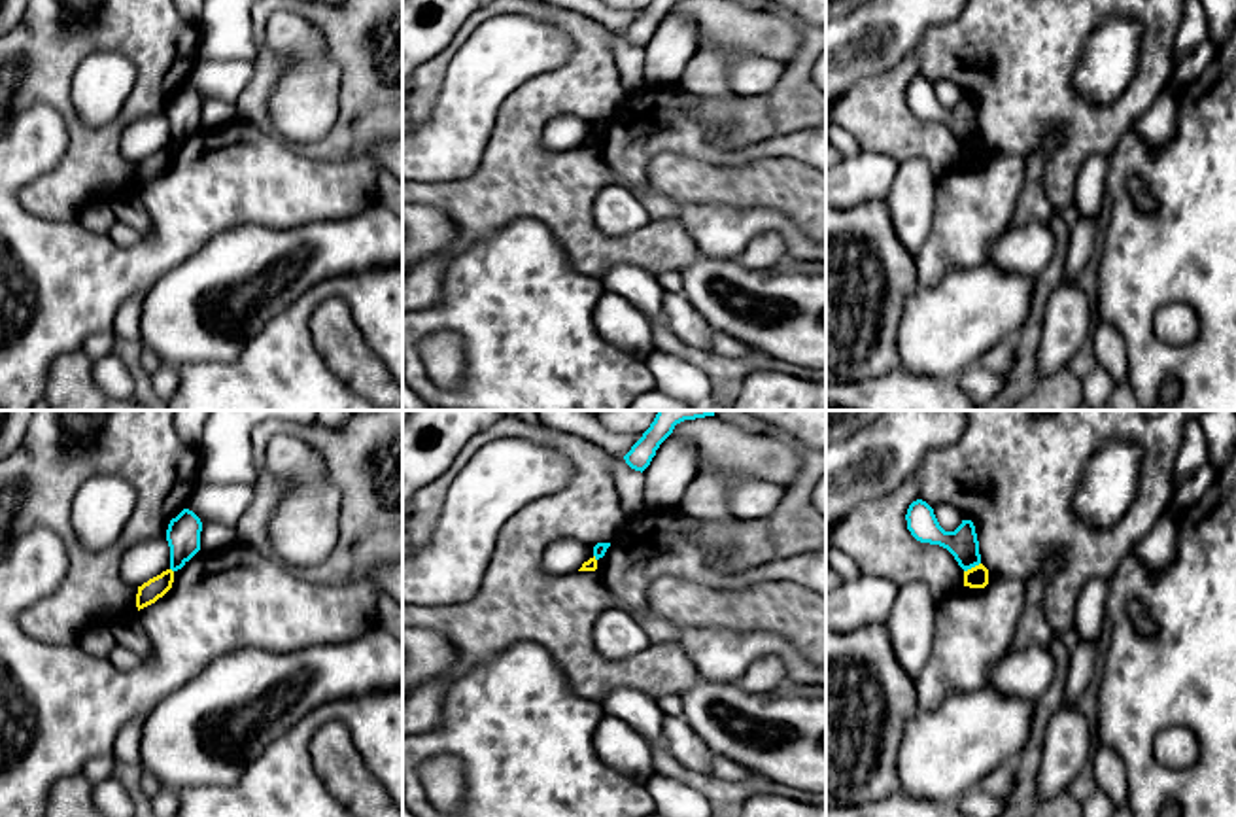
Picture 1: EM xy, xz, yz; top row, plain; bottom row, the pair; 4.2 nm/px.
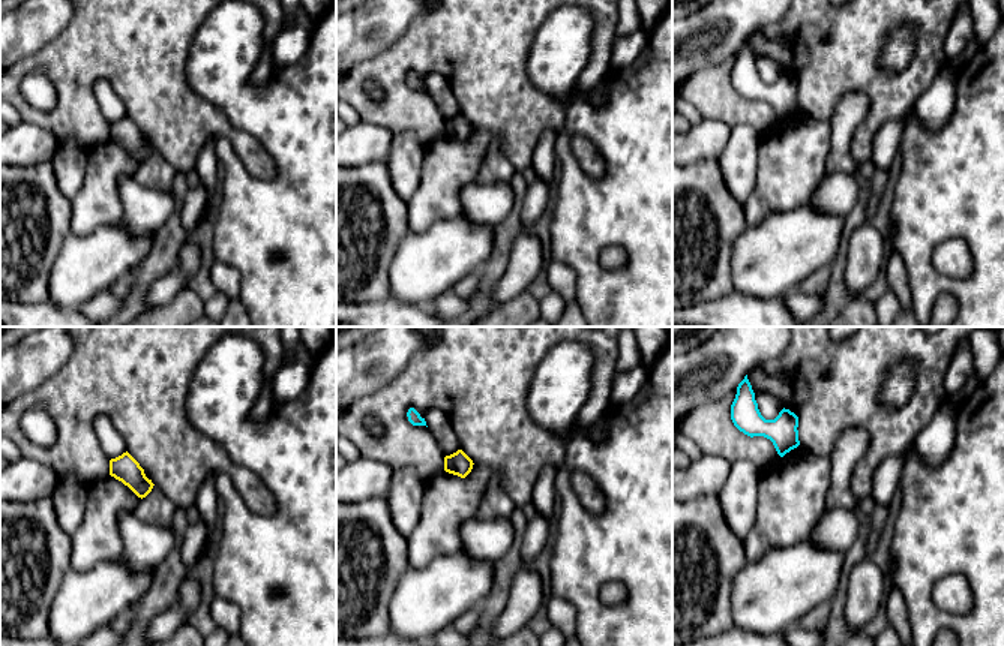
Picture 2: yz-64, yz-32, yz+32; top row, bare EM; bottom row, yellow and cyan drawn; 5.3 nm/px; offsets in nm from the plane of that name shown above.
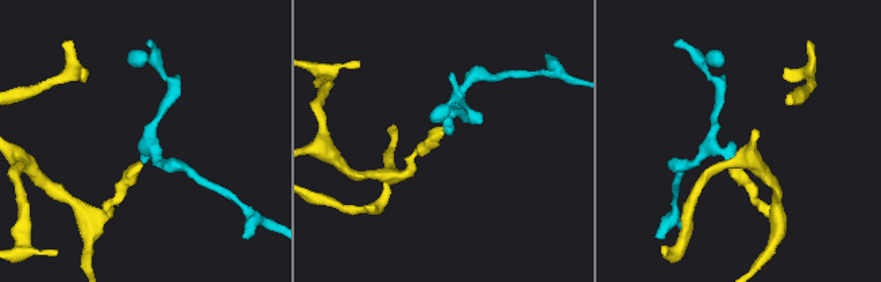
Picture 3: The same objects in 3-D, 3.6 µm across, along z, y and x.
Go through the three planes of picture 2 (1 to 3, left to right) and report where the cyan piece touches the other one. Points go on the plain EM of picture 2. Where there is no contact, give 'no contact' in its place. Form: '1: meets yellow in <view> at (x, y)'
1: no contact
2: no contact
3: no contact

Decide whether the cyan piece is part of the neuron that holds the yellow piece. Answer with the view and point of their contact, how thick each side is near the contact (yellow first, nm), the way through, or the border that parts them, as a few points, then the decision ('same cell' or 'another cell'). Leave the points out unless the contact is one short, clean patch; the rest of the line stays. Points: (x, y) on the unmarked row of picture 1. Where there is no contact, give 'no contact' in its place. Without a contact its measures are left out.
contact yz (972, 144); calibres 100 and 130 nm; border yz (979, 139), (964, 148); another cell

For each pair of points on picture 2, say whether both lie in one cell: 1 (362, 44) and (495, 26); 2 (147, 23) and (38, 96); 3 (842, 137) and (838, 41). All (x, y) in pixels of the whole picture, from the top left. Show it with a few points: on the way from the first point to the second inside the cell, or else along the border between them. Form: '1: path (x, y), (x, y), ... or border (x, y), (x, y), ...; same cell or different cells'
1: border (416, 15), (408, 29), (392, 45), (366, 59); different cells
2: border (35, 68), (54, 89), (50, 111); different cells
3: border (868, 95), (845, 93), (829, 120); different cells

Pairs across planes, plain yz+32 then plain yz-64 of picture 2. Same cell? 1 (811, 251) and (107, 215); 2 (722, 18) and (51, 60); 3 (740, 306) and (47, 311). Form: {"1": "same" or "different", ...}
{"1": "different", "2": "different", "3": "same"}

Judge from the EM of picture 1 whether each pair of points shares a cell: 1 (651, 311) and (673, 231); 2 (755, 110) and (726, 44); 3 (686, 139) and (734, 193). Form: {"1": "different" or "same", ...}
{"1": "different", "2": "different", "3": "different"}

